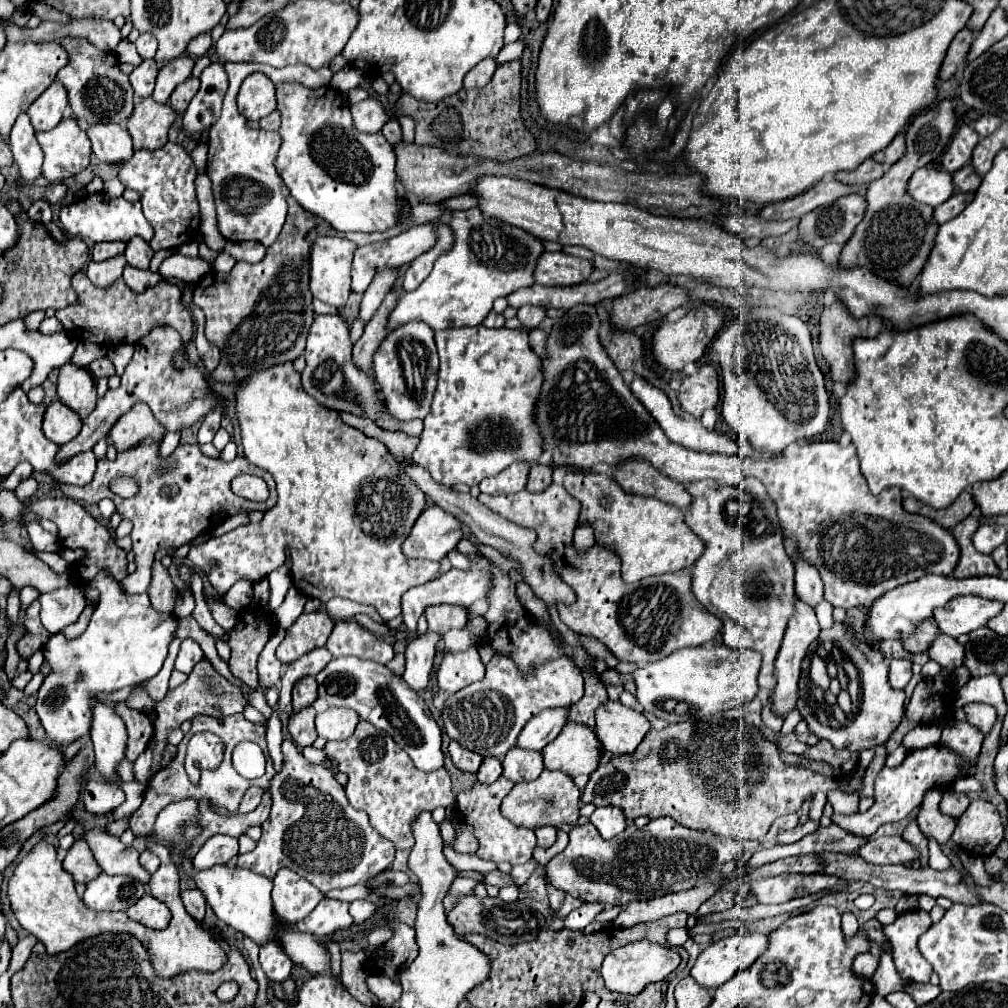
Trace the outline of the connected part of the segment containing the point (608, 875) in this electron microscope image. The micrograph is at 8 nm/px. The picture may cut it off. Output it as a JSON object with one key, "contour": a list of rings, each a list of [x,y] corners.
{"contour":[[[668,816],[656,818],[644,828],[628,826],[610,840],[604,840],[592,822],[586,822],[570,830],[566,850],[546,864],[546,876],[574,898],[588,896],[582,902],[598,902],[600,898],[602,904],[618,906],[694,888],[714,872],[716,864],[734,860],[738,854],[740,844],[734,838],[718,836],[710,830],[690,830],[668,820]]]}

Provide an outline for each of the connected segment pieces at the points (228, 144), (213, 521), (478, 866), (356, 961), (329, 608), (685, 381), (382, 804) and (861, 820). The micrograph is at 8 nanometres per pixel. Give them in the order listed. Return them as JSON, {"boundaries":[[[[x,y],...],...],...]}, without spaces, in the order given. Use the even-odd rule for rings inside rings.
{"boundaries":[[[[226,62],[226,74],[230,78],[230,88],[224,96],[224,108],[220,120],[208,132],[208,178],[212,182],[214,204],[218,212],[218,230],[226,240],[240,242],[240,240],[256,240],[262,242],[266,248],[274,244],[276,236],[280,234],[286,210],[288,210],[288,196],[290,190],[282,182],[276,172],[274,160],[280,148],[280,134],[278,132],[262,132],[248,126],[246,116],[242,116],[236,108],[236,94],[246,76],[252,72],[264,72],[272,82],[286,84],[296,82],[304,84],[306,88],[320,88],[328,86],[332,80],[330,68],[312,70],[306,66],[286,66],[274,68],[268,64],[254,64],[254,62]]],[[[152,440],[140,442],[136,448],[118,454],[114,462],[100,460],[98,468],[94,472],[94,480],[86,486],[58,486],[60,492],[68,498],[98,504],[102,498],[110,498],[116,504],[116,512],[122,516],[122,520],[132,522],[132,550],[136,554],[136,572],[130,574],[126,580],[122,580],[122,588],[126,592],[142,594],[150,586],[152,576],[152,562],[158,548],[178,548],[182,544],[192,542],[198,534],[214,530],[222,520],[246,512],[246,510],[266,510],[276,504],[276,486],[270,474],[260,470],[258,466],[250,464],[244,456],[236,456],[232,462],[222,462],[216,458],[206,458],[200,448],[194,446],[178,446],[174,454],[160,464],[158,462],[158,444]],[[240,474],[254,474],[262,476],[268,482],[270,496],[264,502],[252,502],[246,498],[240,498],[232,492],[230,482]],[[114,478],[134,478],[138,484],[138,494],[132,498],[122,498],[110,490],[110,482]]],[[[453,848],[443,849],[446,859],[452,866],[456,866],[458,870],[478,870],[478,872],[491,872],[498,869],[494,862],[484,862],[480,860],[476,854],[458,854]]],[[[342,952],[340,982],[356,1000],[368,1006],[378,1006],[378,998],[366,986],[368,974],[370,974],[370,964],[364,952]]],[[[332,598],[328,602],[324,602],[324,608],[326,612],[332,616],[332,618],[352,618],[354,614],[368,614],[370,618],[374,618],[376,622],[384,622],[376,610],[372,606],[364,606],[364,604],[358,604],[358,602],[352,602],[352,600],[346,600],[346,598]]],[[[712,364],[700,366],[694,376],[684,376],[678,390],[682,410],[694,418],[700,418],[706,408],[714,408],[720,398],[718,370]]],[[[364,720],[358,722],[356,732],[350,738],[342,742],[328,742],[324,746],[324,754],[338,764],[340,772],[348,774],[348,784],[344,786],[348,802],[356,810],[364,810],[370,824],[400,850],[414,846],[410,820],[414,820],[418,812],[456,802],[456,796],[450,796],[450,776],[446,768],[428,774],[418,770],[410,756],[406,756],[406,752],[402,752],[402,748],[398,748],[386,732],[366,724]]],[[[930,746],[924,750],[912,750],[906,760],[898,768],[882,768],[882,772],[876,776],[874,782],[874,806],[864,814],[852,814],[852,816],[832,816],[832,822],[838,822],[842,828],[858,834],[858,836],[872,836],[878,826],[886,822],[896,822],[906,818],[912,810],[916,810],[922,804],[924,792],[936,786],[950,786],[956,778],[962,778],[966,774],[972,774],[972,770],[966,770],[958,756],[942,746]]]]}

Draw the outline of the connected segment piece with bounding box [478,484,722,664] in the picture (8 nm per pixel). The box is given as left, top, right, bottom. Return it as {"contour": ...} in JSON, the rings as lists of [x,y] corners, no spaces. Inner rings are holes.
{"contour":[[[550,484],[538,494],[530,494],[526,490],[506,496],[480,494],[478,500],[506,520],[536,530],[538,540],[534,548],[538,548],[538,552],[546,552],[546,556],[554,560],[556,572],[578,598],[572,606],[558,604],[560,618],[574,632],[600,640],[620,660],[636,664],[658,662],[680,648],[702,646],[720,634],[722,622],[694,600],[690,570],[648,576],[640,582],[626,584],[620,576],[620,562],[610,550],[592,546],[586,552],[576,552],[572,546],[572,534],[580,506],[578,500],[564,492],[562,486]]]}

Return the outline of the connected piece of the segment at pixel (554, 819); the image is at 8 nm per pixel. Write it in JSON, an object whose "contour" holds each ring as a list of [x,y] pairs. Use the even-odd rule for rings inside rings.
{"contour":[[[544,770],[536,780],[518,784],[510,790],[510,794],[502,800],[502,814],[516,826],[526,828],[542,828],[542,826],[562,826],[576,824],[578,820],[578,800],[580,790],[574,786],[572,778],[560,770]]]}

